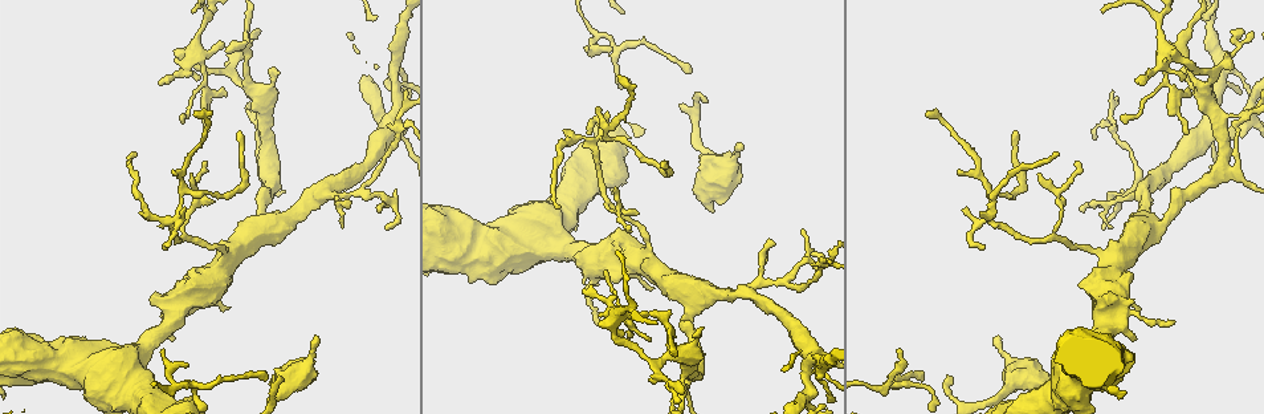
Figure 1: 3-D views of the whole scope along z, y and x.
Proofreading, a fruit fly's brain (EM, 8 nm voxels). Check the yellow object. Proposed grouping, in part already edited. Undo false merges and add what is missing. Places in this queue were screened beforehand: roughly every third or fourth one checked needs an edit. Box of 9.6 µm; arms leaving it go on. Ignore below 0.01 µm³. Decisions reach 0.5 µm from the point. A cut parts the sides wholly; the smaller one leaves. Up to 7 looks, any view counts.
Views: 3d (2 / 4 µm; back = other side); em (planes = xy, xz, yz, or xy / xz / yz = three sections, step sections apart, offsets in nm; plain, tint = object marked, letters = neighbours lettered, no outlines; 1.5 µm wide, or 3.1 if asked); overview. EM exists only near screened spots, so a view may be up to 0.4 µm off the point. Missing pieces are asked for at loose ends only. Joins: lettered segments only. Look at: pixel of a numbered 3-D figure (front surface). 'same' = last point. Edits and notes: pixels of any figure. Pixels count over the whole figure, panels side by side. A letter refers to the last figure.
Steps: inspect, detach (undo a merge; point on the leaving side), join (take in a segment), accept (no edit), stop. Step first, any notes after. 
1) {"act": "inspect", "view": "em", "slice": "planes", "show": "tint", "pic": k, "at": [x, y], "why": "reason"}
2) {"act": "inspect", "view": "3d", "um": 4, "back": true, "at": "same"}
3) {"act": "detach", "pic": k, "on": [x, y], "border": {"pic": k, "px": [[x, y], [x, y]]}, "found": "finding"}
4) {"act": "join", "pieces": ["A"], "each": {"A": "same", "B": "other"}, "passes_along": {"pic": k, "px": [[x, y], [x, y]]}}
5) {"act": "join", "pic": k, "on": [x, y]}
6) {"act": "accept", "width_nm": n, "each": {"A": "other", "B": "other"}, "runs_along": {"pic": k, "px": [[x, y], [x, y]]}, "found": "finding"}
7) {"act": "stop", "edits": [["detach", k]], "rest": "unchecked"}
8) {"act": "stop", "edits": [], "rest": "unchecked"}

{"act": "inspect", "view": "em", "slice": "yz", "step": 8, "show": "letters", "pic": 1, "at": [278, 72], "why": "an open end"}

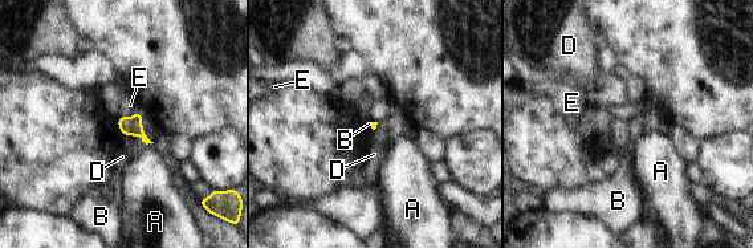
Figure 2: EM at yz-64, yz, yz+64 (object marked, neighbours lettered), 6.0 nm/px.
{"act": "inspect", "view": "em", "slice": "planes", "show": "letters", "at": "same"}

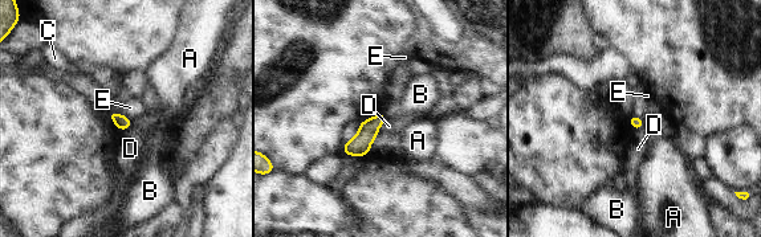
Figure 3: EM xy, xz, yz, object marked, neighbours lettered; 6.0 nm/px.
{"act": "accept", "each": {"A": "other", "B": "other", "C": "other", "D": "other", "E": "other"}, "border": {"pic": 3, "px": [[110, 111], [118, 111], [131, 119]]}, "found": "no lettered segment goes on from it"}

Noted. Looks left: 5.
{"act": "inspect", "view": "em", "slice": "planes", "show": "letters", "pic": 1, "at": [1121, 116], "why": "an open end"}

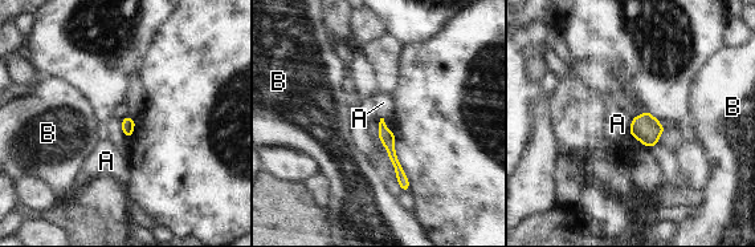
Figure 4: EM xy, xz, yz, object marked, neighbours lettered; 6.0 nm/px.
{"act": "accept", "width_nm": 80, "each": {"A": "other", "B": "other"}, "border": {"pic": 4, "px": [[632, 117], [629, 134]]}, "found": "no lettered segment goes on from it"}

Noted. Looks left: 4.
{"act": "inspect", "view": "em", "slice": "planes", "show": "tint", "pic": 1, "at": [397, 127], "why": "sharp bend"}

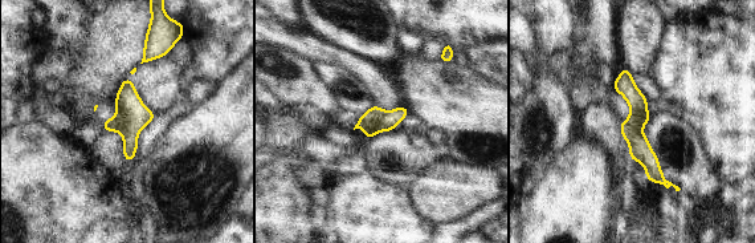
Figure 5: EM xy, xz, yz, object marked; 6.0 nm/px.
{"act": "inspect", "view": "em", "slice": "planes", "show": "letters", "at": "same"}

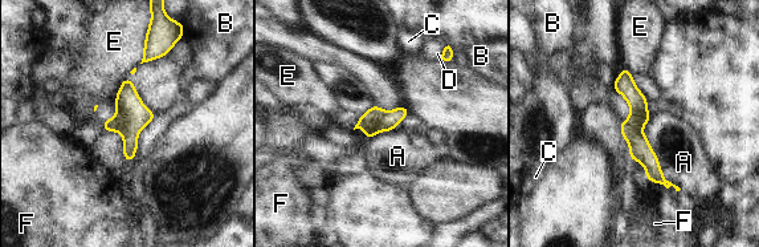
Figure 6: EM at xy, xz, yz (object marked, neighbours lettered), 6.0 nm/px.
{"act": "accept", "longest_contact_nm": ["A", 400], "each": {"A": "other", "B": "other", "C": "other", "D": "other", "E": "other", "F": "other"}, "found": "one neuron here"}

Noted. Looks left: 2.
{"act": "stop", "edits": [], "rest": "unchecked"}

